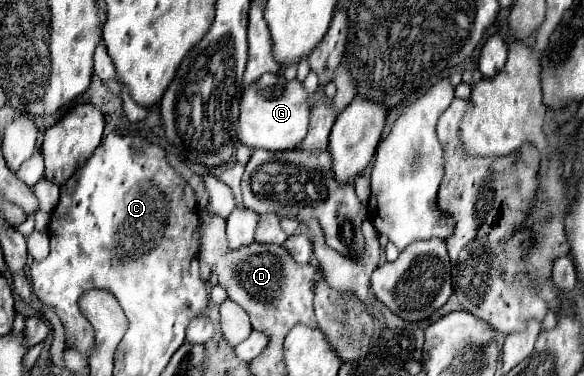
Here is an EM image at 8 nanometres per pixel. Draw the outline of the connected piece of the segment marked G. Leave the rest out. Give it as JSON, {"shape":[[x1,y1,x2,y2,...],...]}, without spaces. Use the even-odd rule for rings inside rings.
{"shape":[[266,73,254,85,248,85,240,99,238,141,252,149,286,151,296,149,308,133,310,107,308,93,298,79,286,81,280,73]]}

